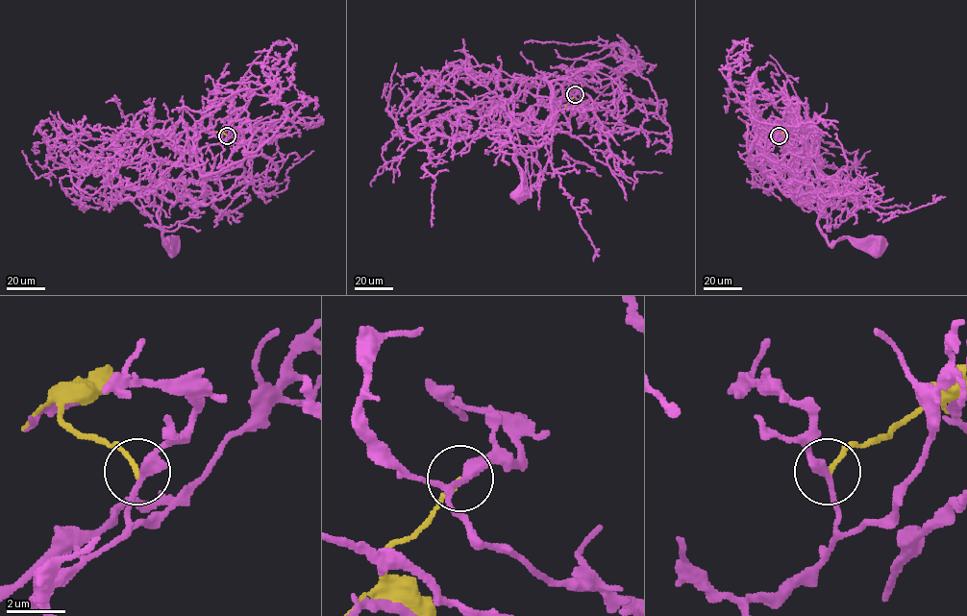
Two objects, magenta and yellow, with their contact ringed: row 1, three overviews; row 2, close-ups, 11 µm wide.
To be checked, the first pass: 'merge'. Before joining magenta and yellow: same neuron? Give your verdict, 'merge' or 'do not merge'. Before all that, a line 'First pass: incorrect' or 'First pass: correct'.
First pass: incorrect
do not merge

